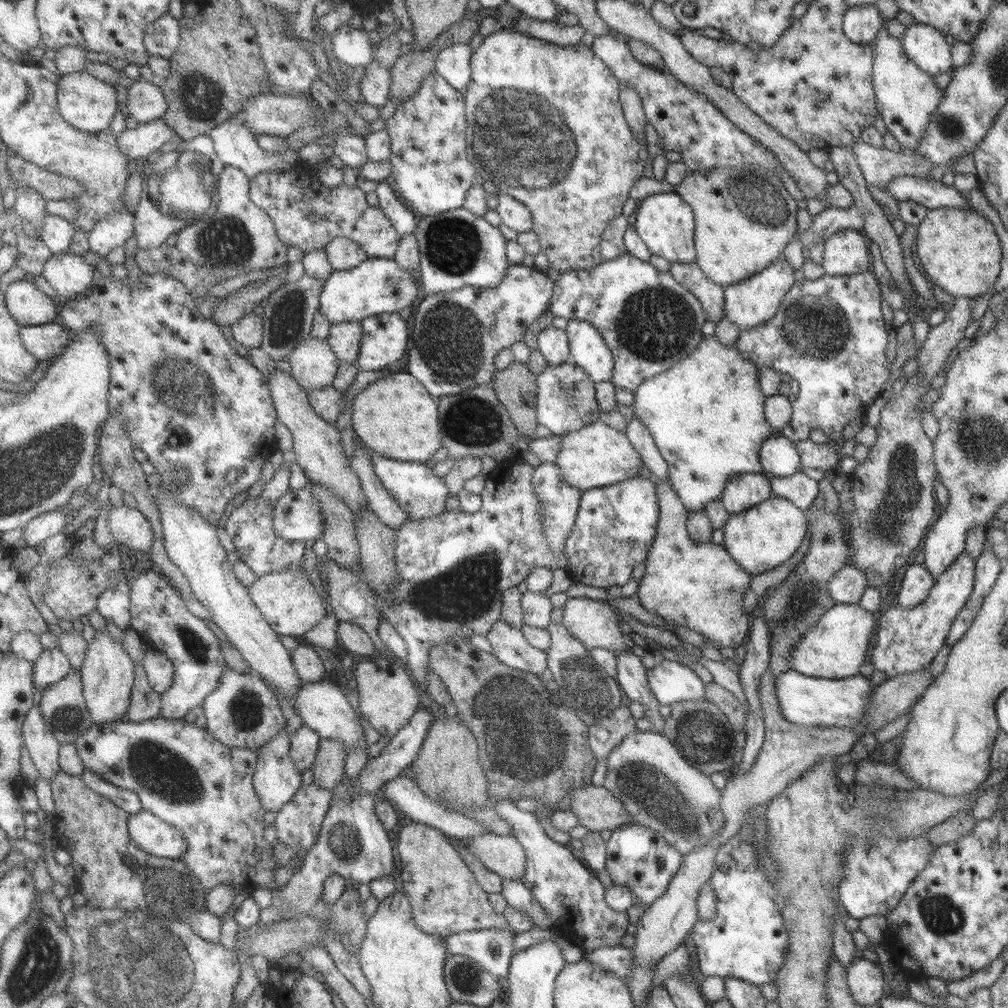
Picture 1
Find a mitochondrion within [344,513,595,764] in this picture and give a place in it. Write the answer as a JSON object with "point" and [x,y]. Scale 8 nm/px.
{"point":[470,590]}

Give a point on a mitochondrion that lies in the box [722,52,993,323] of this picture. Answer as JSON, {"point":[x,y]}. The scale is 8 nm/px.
{"point":[951,127]}

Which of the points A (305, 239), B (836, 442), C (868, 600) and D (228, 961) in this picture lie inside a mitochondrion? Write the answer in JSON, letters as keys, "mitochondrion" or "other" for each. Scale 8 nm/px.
{"A":"other","B":"other","C":"other","D":"other"}

